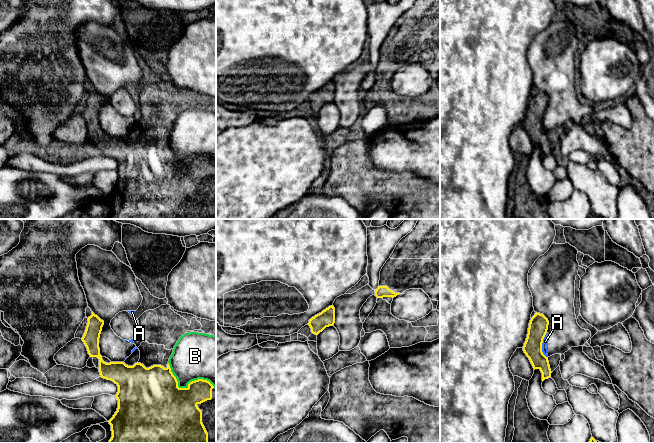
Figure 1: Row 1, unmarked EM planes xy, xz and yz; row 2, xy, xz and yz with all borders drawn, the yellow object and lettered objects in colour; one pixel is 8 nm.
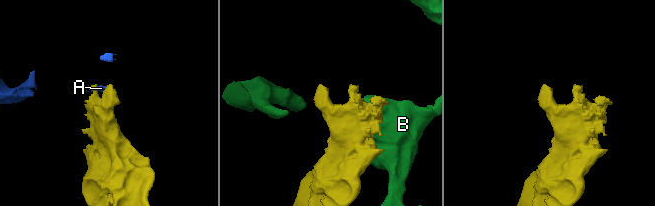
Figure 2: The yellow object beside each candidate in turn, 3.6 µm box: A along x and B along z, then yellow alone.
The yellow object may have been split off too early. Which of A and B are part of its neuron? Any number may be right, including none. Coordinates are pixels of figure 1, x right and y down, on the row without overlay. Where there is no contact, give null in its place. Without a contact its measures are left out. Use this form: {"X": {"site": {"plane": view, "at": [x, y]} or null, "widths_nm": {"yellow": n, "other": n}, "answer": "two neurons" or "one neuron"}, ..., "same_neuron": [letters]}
{"A": {"site": {"plane": "yz", "at": [541, 121]}, "widths_nm": {"yellow": 160, "other": 50}, "answer": "two neurons"}, "B": {"site": {"plane": "xy", "at": [185, 164]}, "widths_nm": {"yellow": 460, "other": 340}, "answer": "two neurons"}, "same_neuron": []}

